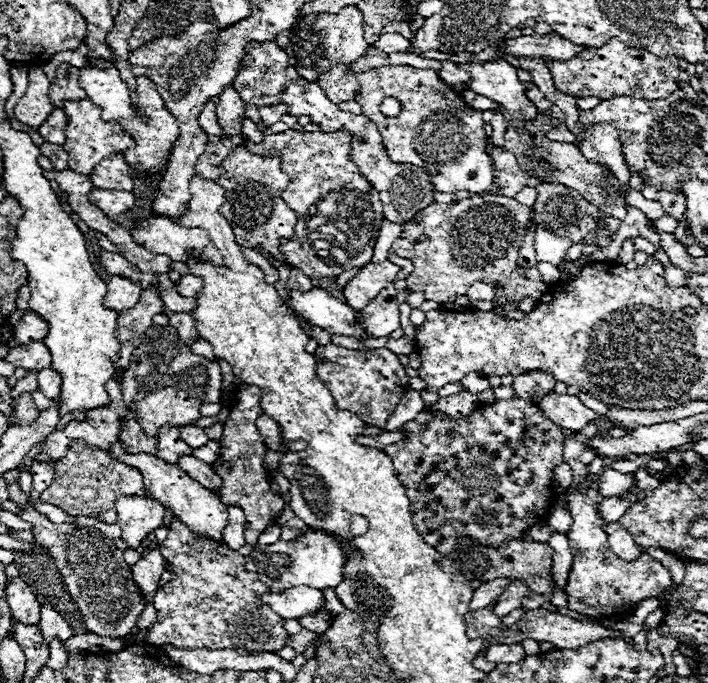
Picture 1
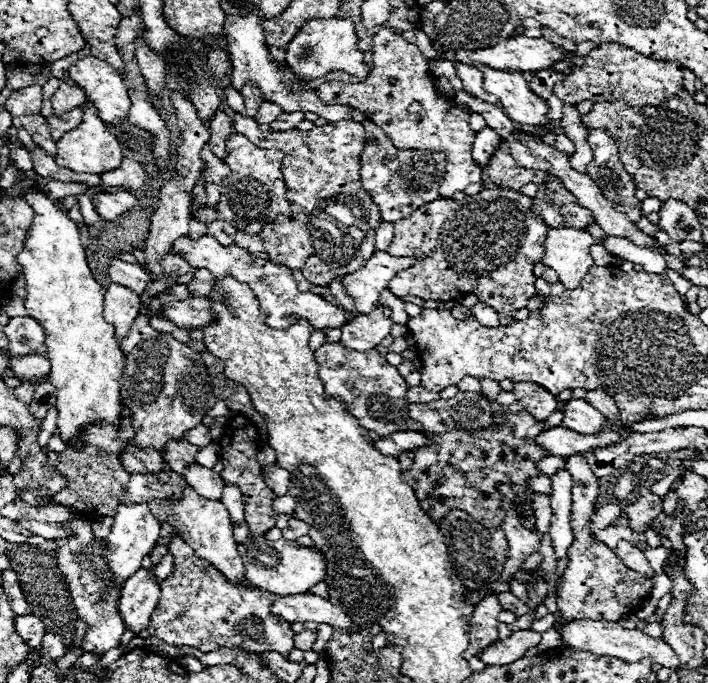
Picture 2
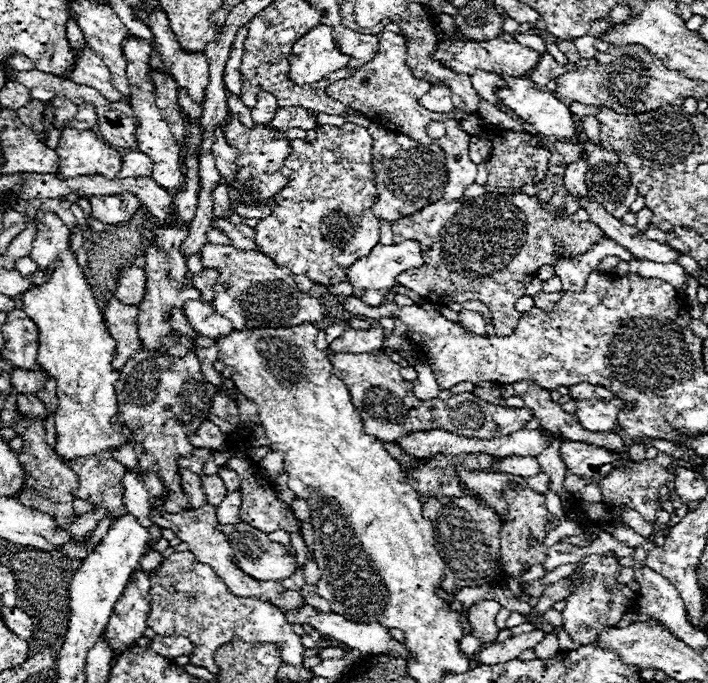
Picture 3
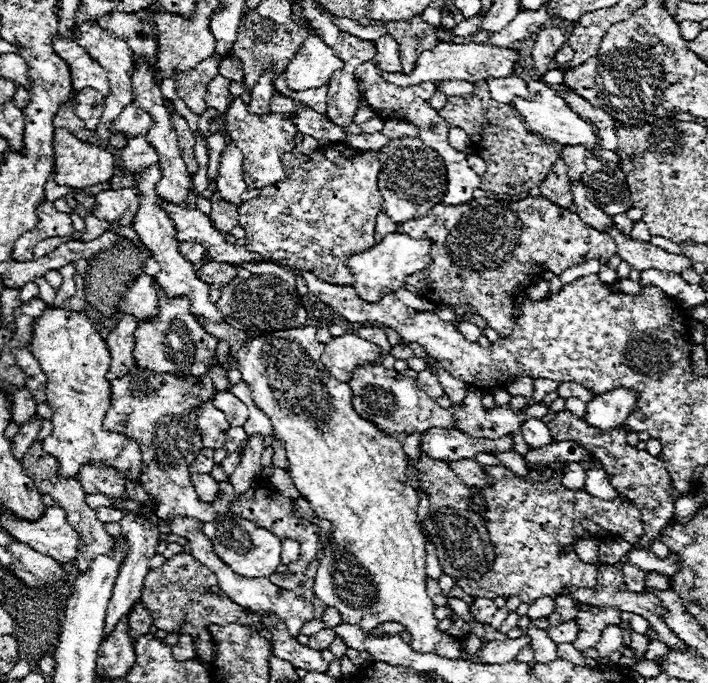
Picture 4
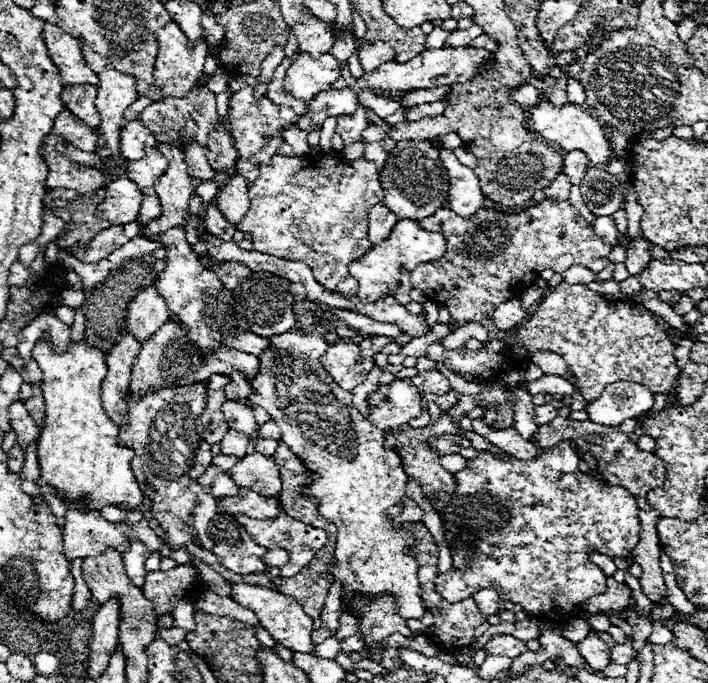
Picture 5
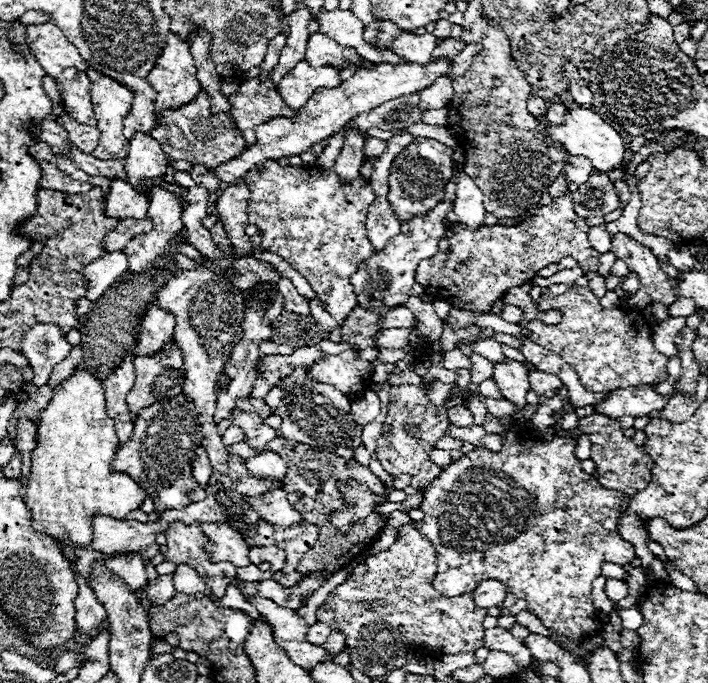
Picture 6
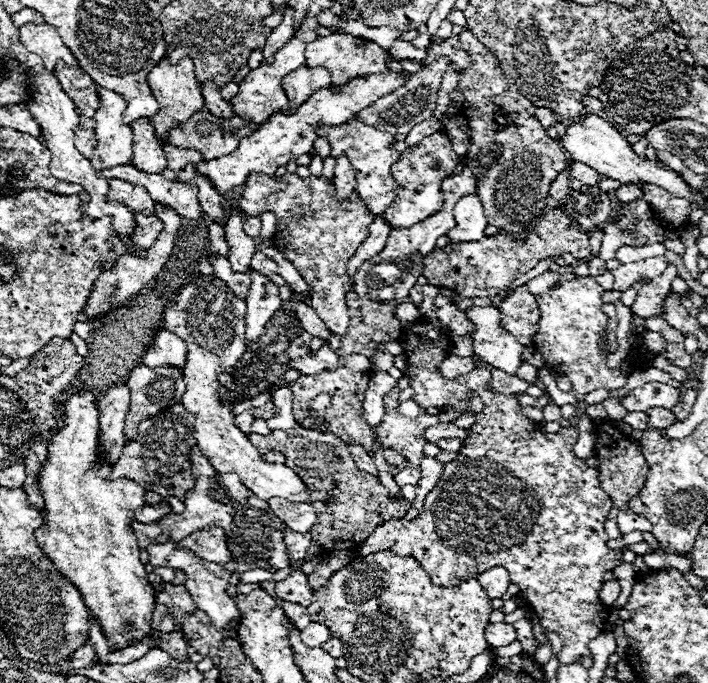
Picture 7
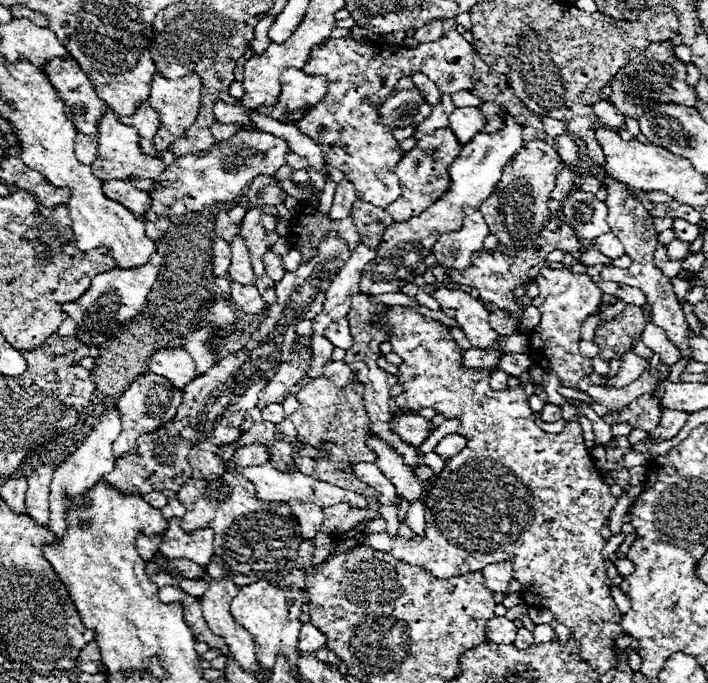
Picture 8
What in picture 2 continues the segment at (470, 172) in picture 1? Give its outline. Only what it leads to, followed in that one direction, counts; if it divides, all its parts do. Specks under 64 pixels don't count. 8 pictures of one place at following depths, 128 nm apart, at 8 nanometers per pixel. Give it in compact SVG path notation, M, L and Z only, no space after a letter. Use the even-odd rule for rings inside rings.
M382 27L373 36L374 68L368 72L366 80L360 84L346 82L324 82L318 86L318 96L328 104L340 104L358 108L374 124L378 124L392 140L396 148L402 150L436 150L444 152L446 174L440 184L440 196L450 198L454 192L462 192L468 184L484 180L484 168L472 158L472 144L476 132L470 128L470 114L458 108L450 98L438 96L434 76L428 68L428 60L422 52L406 42L400 34L394 34L390 28ZM412 102L420 102L422 110L416 114L408 112ZM384 116L384 118L374 118Z

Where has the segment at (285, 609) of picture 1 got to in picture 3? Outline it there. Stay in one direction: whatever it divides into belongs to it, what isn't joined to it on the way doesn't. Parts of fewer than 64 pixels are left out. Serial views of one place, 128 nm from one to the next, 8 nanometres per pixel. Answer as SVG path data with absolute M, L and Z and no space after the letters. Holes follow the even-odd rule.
M300 606L298 610L286 610L284 612L286 620L290 624L310 624L314 630L318 630L322 636L330 636L334 640L340 640L344 642L348 648L358 648L360 652L364 654L392 654L392 656L400 656L400 658L408 658L410 654L406 652L406 646L402 642L396 642L392 640L392 636L388 634L388 630L376 622L372 624L360 624L360 622L350 622L346 620L344 616L338 616L334 612L326 612L326 614L320 614L314 606Z

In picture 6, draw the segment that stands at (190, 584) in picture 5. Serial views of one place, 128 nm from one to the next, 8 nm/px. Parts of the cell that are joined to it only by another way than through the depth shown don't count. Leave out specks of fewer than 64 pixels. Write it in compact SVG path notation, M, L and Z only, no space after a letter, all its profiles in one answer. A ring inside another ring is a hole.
M166 574L166 576L158 576L154 580L148 580L144 592L146 592L146 598L150 600L152 606L166 604L176 594L176 590L174 590L174 576Z

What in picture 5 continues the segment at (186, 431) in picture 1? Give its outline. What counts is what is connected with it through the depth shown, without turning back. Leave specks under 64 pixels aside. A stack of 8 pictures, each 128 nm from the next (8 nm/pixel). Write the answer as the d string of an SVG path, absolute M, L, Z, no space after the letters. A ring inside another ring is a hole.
M212 376L208 380L208 398L206 398L206 408L200 416L200 422L202 422L202 428L204 428L204 434L202 438L208 442L208 444L220 444L224 434L228 432L228 422L224 420L224 414L222 414L222 402L226 400L226 394L224 392L216 392L222 390L224 386L228 384L228 378L226 376Z

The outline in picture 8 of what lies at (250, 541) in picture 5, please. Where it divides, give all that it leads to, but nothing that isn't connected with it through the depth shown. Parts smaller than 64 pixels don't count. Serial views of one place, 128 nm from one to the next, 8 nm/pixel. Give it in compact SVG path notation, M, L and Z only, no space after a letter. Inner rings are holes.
M180 518L168 520L168 531L158 551L168 558L186 558L200 566L206 566L214 556L214 530L202 528L186 534L180 528Z

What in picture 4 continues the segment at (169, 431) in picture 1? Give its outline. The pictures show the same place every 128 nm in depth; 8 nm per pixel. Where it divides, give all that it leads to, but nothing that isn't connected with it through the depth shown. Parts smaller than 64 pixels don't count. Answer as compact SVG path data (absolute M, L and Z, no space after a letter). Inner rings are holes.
M202 448L196 456L196 460L190 464L190 474L198 472L198 474L210 474L210 470L214 468L214 460L212 460L212 450L210 448Z

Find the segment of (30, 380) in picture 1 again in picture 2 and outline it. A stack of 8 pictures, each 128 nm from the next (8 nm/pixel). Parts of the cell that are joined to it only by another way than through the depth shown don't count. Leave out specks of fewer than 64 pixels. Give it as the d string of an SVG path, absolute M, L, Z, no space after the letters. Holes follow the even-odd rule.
M22 382L18 388L14 388L14 396L16 396L20 402L30 404L30 402L32 402L32 394L34 394L34 388L36 388L36 384Z

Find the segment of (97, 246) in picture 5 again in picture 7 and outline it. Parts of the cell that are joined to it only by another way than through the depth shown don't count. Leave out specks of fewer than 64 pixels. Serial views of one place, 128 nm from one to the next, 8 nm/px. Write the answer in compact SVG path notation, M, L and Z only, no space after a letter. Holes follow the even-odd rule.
M134 214L134 220L136 220L136 230L130 236L130 240L140 248L148 248L162 230L162 222L156 216L144 216L144 214Z

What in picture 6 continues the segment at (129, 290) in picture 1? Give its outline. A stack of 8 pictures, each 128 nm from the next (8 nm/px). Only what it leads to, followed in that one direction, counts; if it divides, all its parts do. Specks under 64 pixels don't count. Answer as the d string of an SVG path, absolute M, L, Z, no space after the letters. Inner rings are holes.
M128 354L116 366L116 370L102 382L104 398L106 398L106 414L114 420L116 434L122 444L132 436L132 416L126 404L126 394L130 392L134 378L136 378L134 356Z

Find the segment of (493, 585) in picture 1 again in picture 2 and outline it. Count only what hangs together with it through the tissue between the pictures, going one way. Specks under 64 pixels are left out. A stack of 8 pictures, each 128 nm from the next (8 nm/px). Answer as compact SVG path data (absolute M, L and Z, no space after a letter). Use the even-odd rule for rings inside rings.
M508 512L508 516L502 522L502 530L506 534L508 540L508 564L504 568L504 572L500 574L498 582L512 582L512 576L522 570L522 564L526 562L526 558L534 552L538 552L540 544L542 544L542 536L538 534L538 530L528 530L520 524L520 518L516 516L516 512Z

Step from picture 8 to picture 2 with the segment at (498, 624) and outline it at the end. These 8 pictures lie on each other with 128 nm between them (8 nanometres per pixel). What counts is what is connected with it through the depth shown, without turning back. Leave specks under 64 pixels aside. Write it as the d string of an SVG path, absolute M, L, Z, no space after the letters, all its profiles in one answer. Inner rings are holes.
M518 630L518 632L514 632L510 638L498 640L498 642L494 642L490 648L486 648L486 650L480 654L480 660L482 660L484 664L488 664L488 666L512 664L514 660L520 660L528 648L538 646L538 642L540 642L540 632Z

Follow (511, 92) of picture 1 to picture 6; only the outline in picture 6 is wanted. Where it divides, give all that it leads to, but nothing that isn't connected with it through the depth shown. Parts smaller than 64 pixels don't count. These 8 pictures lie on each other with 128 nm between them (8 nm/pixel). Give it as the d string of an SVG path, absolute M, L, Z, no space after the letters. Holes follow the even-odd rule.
M570 108L570 110L566 110L564 112L564 124L546 122L546 134L552 140L560 142L568 150L568 154L586 156L598 172L610 172L610 170L622 166L624 150L626 150L622 136L610 124L606 124L596 112L592 112L590 108Z

